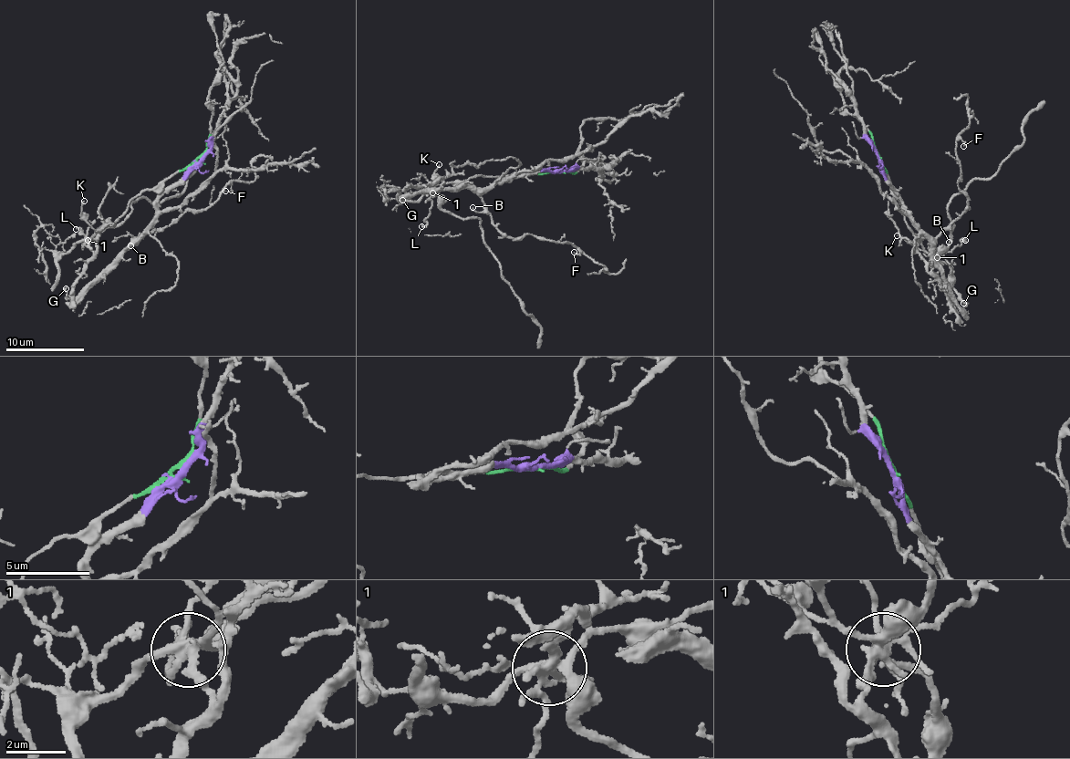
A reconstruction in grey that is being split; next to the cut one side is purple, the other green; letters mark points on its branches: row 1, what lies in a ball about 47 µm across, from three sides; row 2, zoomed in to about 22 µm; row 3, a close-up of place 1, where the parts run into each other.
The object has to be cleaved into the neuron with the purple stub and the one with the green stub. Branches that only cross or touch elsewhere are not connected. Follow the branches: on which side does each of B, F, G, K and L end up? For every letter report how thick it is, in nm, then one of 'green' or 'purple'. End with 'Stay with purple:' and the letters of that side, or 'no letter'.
B: calibre 140 nm; purple
F: calibre 130 nm; purple
G: calibre 180 nm; purple
K: calibre 140 nm; green
L: calibre 140 nm; purple
Stay with purple: B, F, G, L

